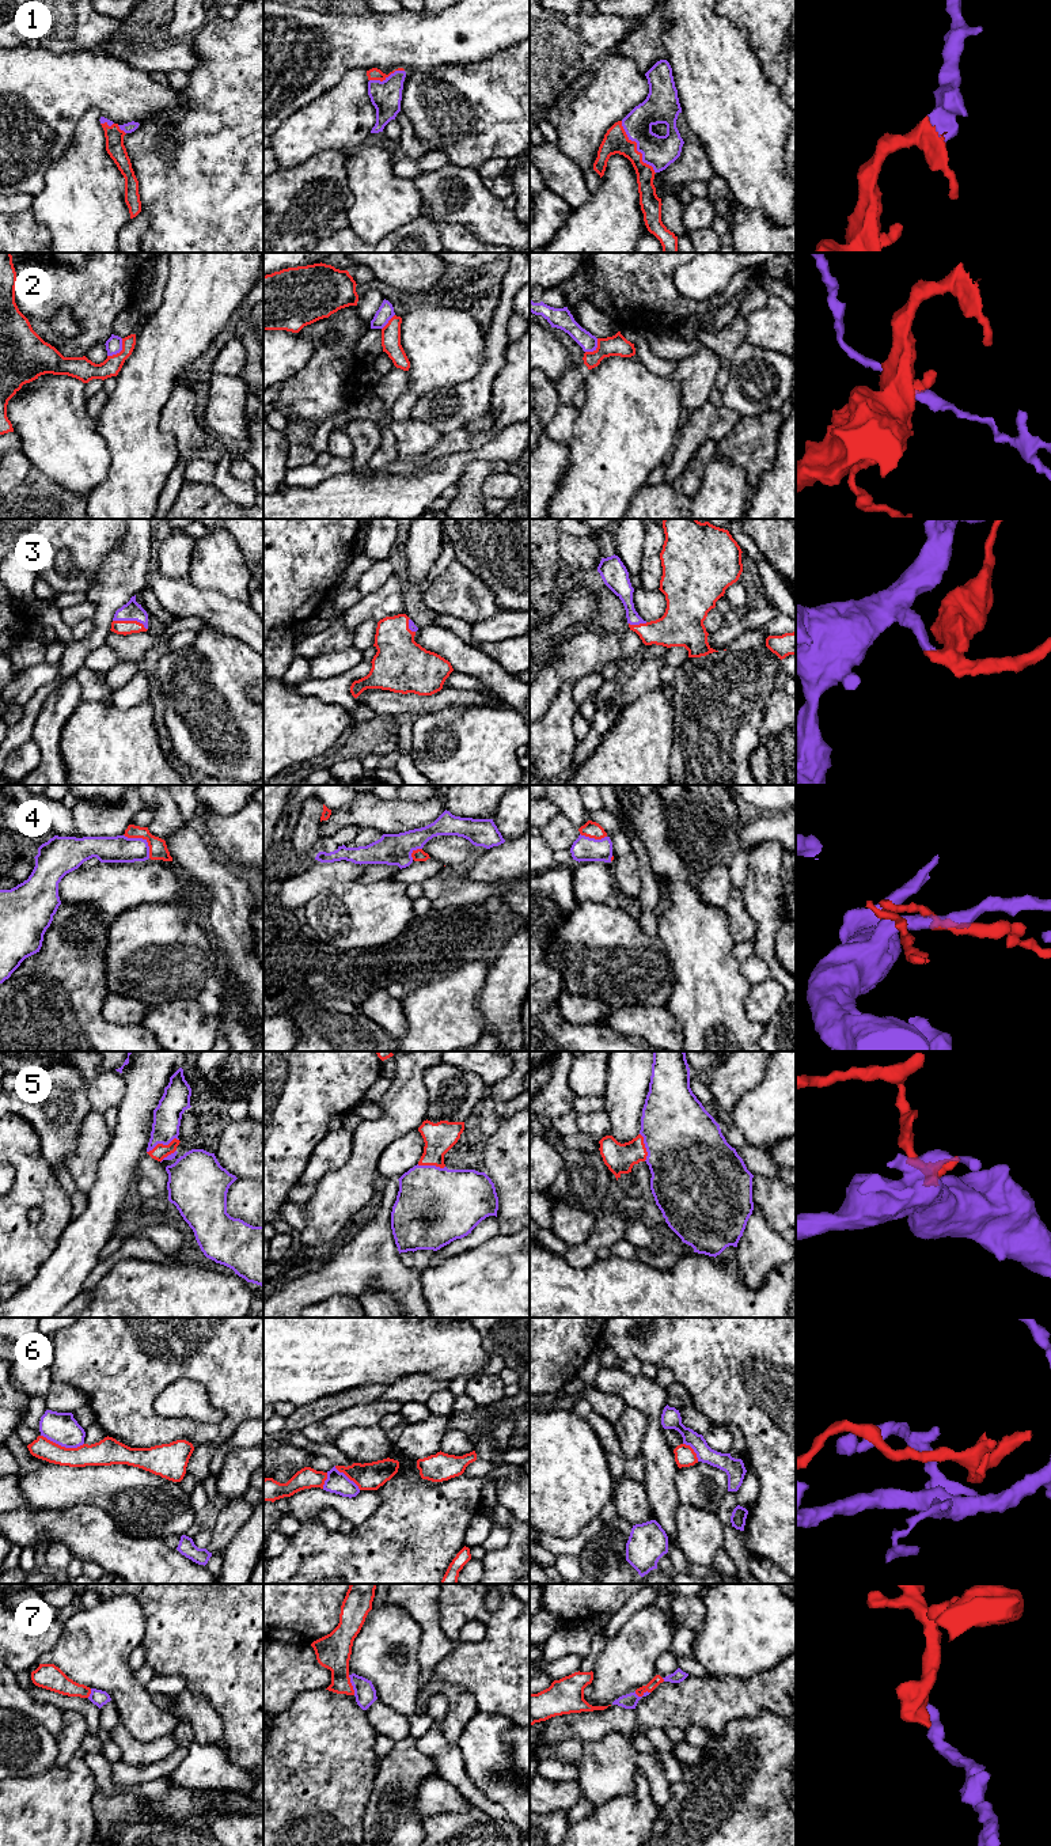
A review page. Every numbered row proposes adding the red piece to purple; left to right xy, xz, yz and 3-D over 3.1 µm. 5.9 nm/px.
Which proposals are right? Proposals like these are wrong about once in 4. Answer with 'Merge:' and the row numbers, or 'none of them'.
Merge: 1, 3, 5, 7

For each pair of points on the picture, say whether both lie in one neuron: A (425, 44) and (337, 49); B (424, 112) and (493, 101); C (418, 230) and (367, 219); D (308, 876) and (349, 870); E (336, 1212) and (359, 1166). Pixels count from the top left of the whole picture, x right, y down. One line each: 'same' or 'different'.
A: same
B: same
C: different
D: same
E: same

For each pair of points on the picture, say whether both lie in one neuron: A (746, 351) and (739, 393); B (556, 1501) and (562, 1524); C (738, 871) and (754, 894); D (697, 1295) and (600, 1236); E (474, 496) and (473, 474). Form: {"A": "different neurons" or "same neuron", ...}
{"A": "same neuron", "B": "same neuron", "C": "different neurons", "D": "different neurons", "E": "same neuron"}

